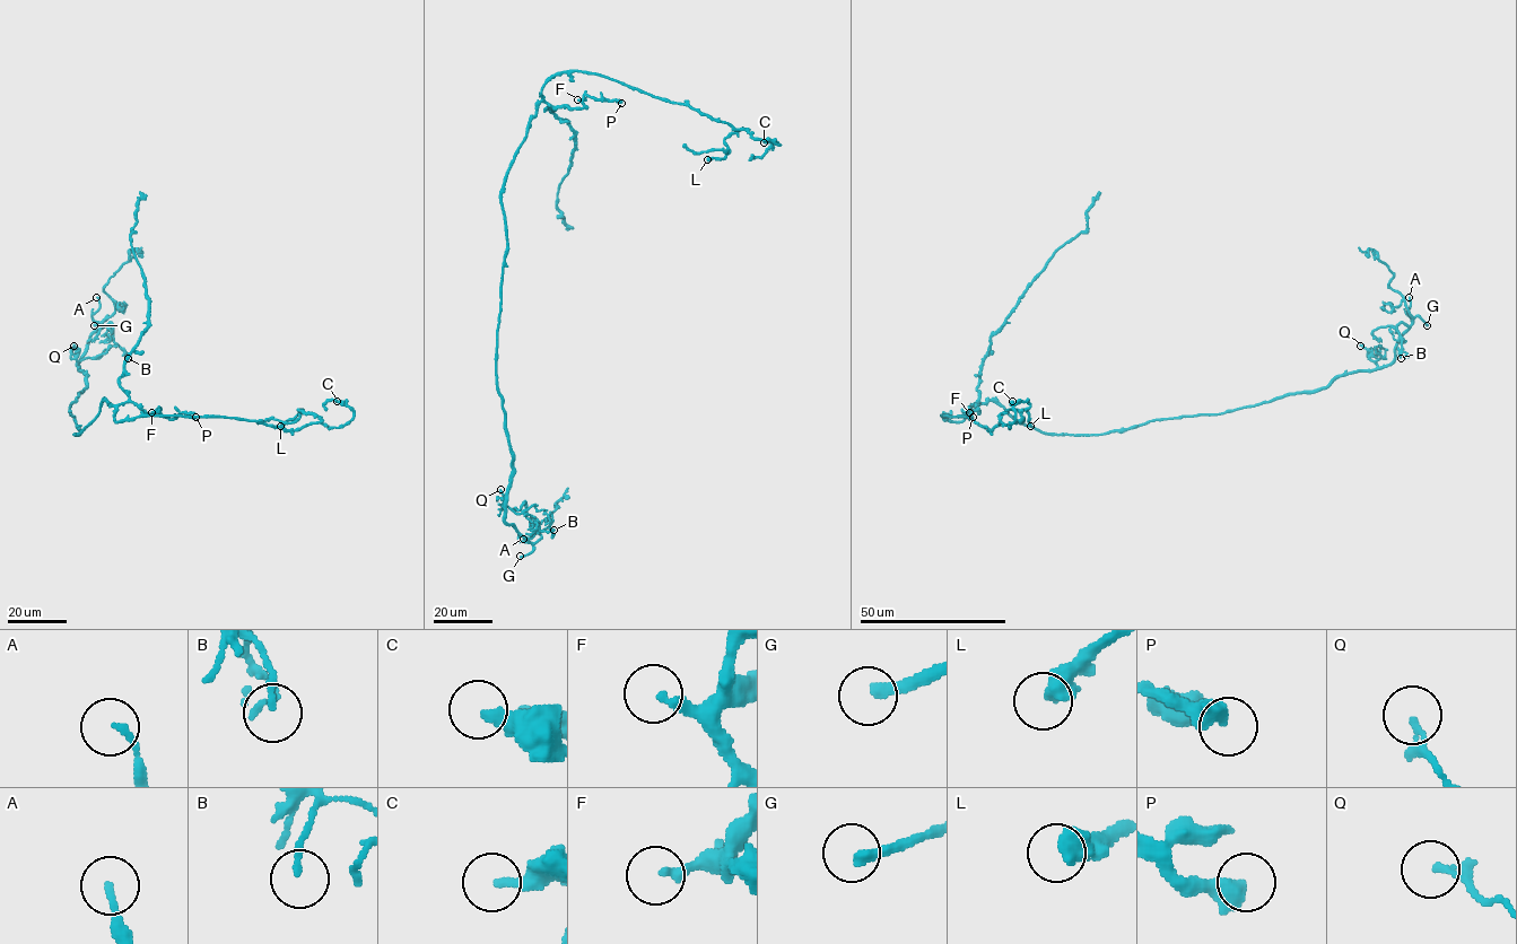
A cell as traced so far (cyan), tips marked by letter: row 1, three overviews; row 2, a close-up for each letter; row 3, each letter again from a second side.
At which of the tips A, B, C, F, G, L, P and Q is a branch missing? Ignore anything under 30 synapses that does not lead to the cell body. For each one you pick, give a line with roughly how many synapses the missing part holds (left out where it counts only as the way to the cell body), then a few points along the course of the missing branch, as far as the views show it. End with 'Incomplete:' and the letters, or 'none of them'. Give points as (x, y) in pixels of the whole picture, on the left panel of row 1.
G: missing branch runs (94, 325), (85, 324), (75, 314), (71, 291), (105, 252), (97, 212)
Incomplete: G

